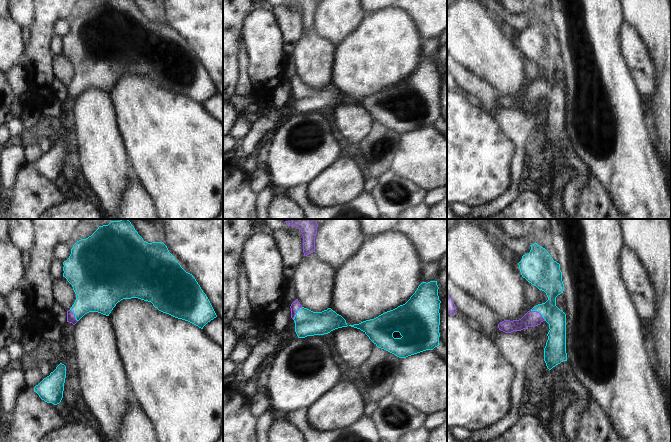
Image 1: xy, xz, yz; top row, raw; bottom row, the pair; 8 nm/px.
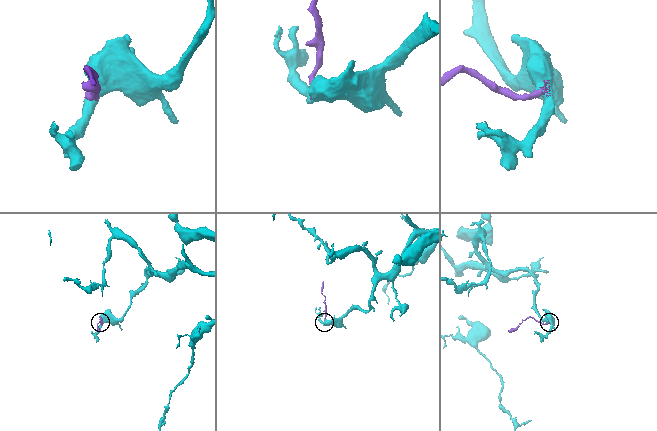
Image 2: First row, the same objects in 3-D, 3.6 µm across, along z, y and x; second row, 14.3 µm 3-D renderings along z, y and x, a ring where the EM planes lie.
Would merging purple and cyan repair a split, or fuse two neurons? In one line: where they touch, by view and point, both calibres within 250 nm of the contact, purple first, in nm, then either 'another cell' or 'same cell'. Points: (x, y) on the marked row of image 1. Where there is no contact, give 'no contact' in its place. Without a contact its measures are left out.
yz (538, 312) | 130/170 nm | same cell

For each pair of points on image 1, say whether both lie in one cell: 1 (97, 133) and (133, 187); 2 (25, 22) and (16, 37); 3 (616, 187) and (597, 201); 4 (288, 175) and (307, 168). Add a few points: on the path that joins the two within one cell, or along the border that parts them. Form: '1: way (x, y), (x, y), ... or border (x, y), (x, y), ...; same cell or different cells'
1: border (130, 170), (118, 199); different cells
2: border (11, 14), (27, 34); different cells
3: border (595, 173), (618, 208); different cells
4: way (293, 170), (295, 168), (302, 168); same cell

